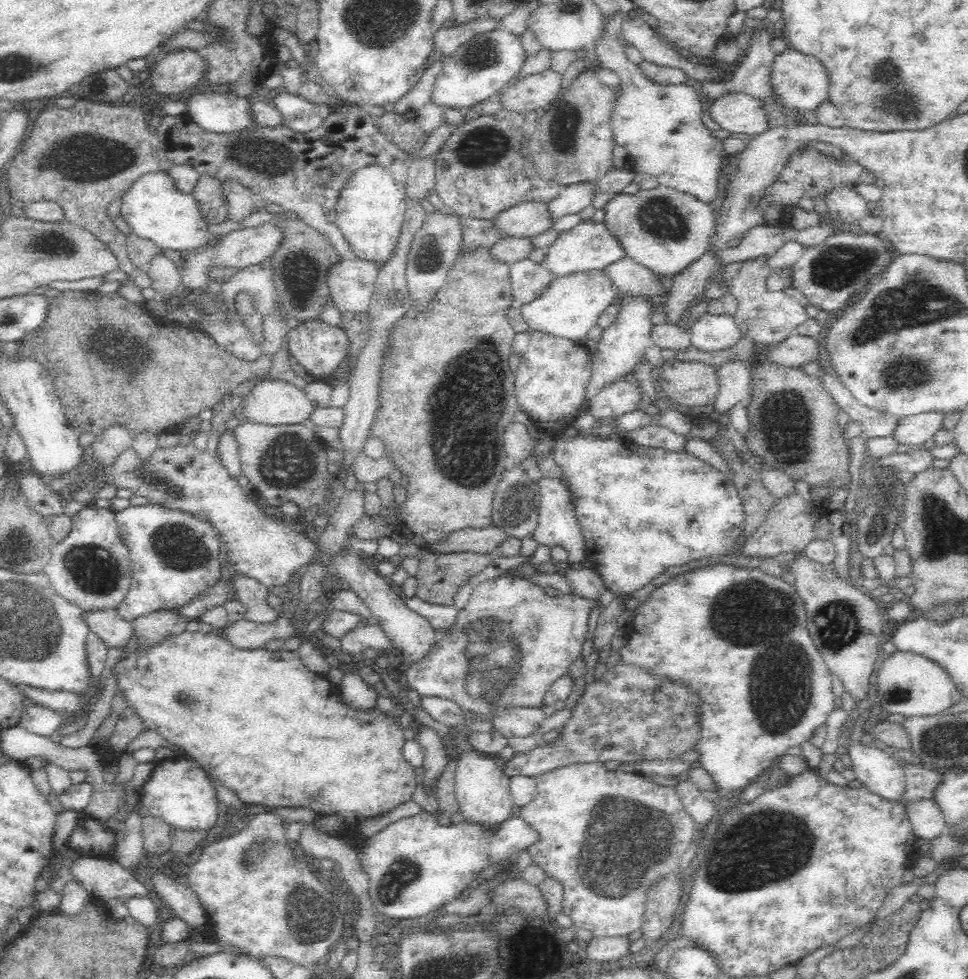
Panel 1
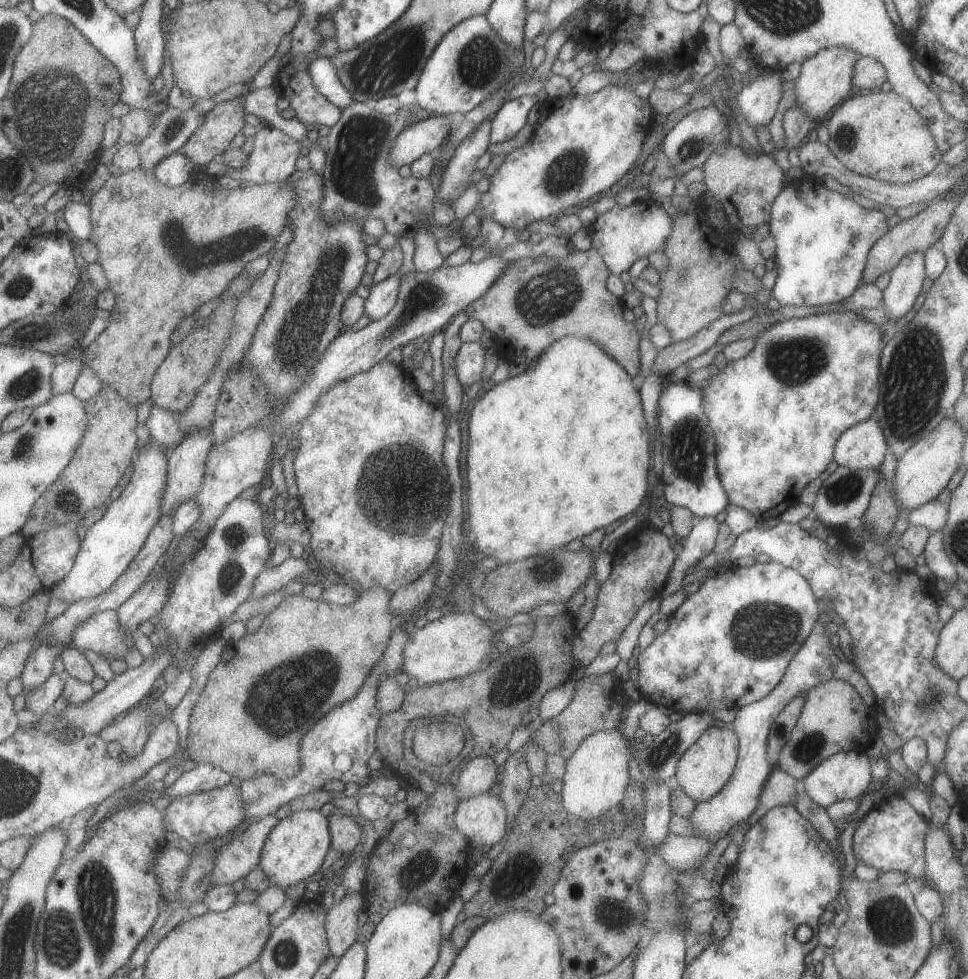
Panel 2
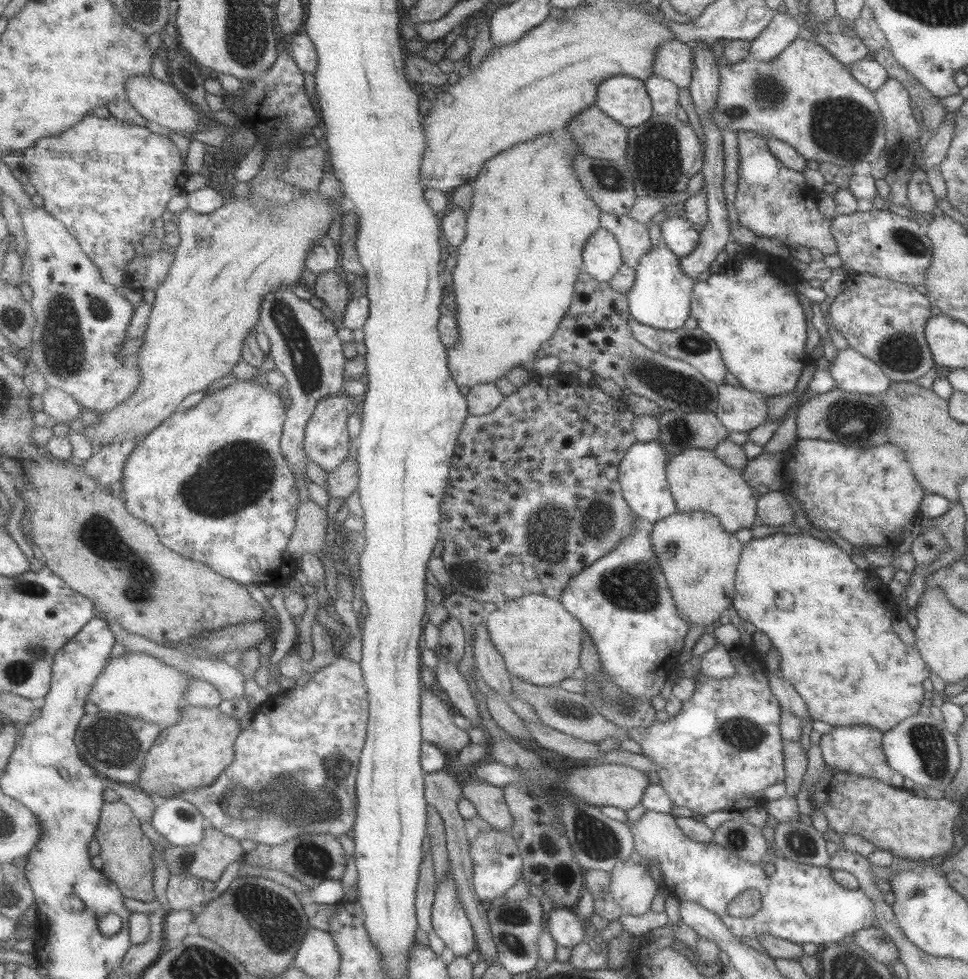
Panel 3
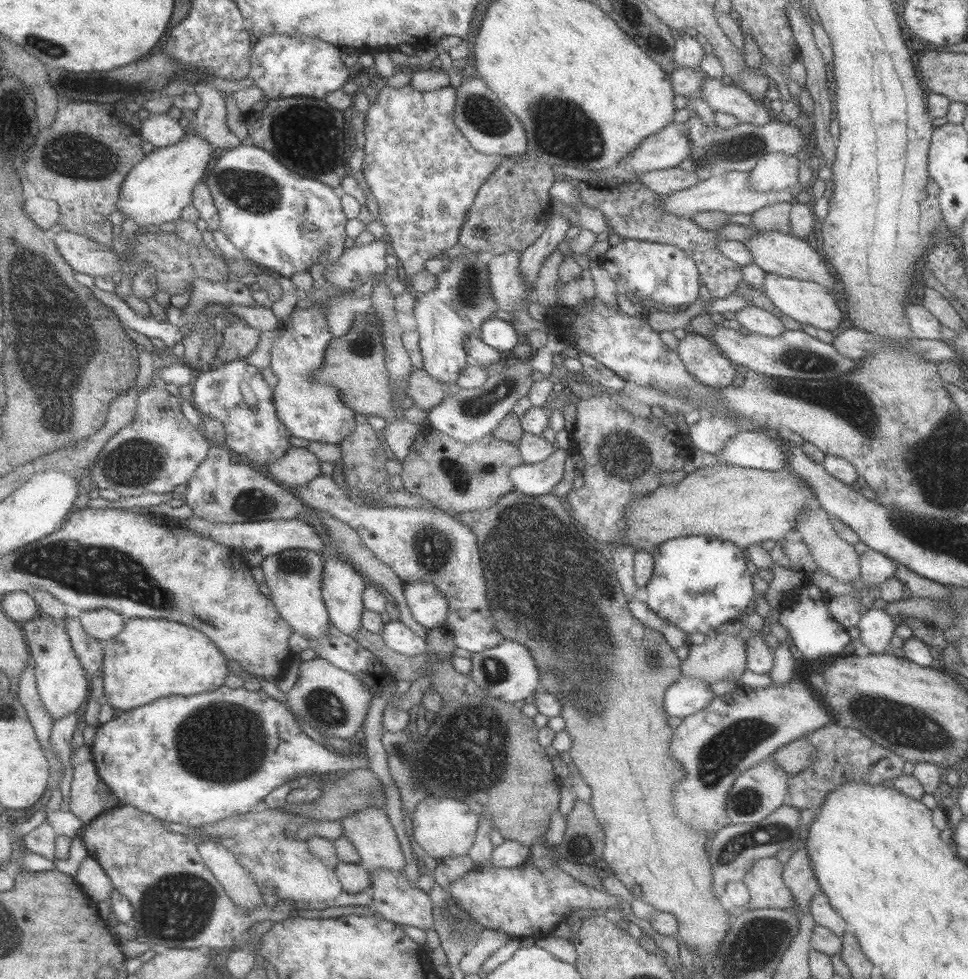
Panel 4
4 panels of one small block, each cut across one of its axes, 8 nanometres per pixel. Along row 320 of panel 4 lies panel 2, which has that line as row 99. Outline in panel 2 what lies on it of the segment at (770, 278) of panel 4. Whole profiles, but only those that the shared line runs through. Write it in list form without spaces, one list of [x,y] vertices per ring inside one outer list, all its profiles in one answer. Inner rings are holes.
[[[830,47],[819,50],[813,57],[805,60],[802,63],[802,68],[799,77],[795,80],[797,92],[797,104],[802,105],[804,112],[807,112],[812,117],[812,122],[816,118],[822,118],[832,106],[836,106],[843,98],[846,98],[852,92],[855,64],[860,60],[861,54],[853,51],[848,47]]]

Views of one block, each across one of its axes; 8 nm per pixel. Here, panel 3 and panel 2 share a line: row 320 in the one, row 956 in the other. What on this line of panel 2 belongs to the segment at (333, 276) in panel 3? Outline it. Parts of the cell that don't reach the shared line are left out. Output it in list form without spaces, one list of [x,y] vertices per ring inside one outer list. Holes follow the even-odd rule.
[[[364,892],[346,894],[330,909],[327,929],[334,956],[340,960],[358,942],[360,910],[366,911],[367,896]]]

